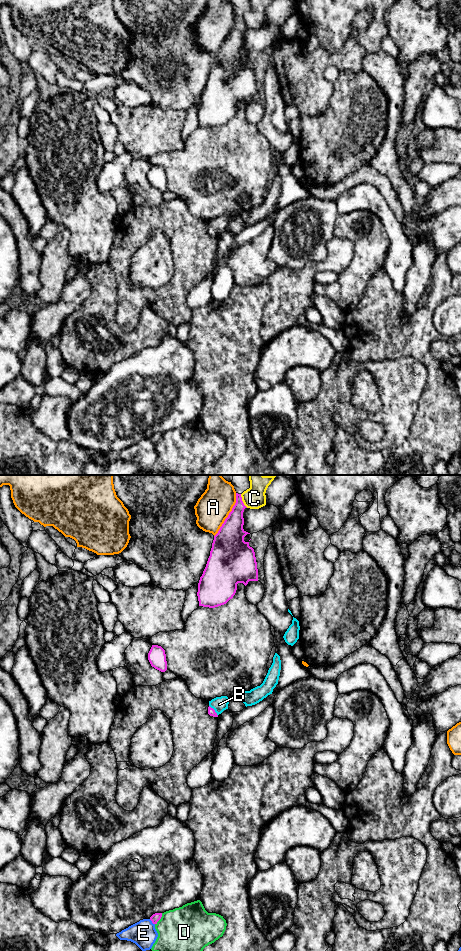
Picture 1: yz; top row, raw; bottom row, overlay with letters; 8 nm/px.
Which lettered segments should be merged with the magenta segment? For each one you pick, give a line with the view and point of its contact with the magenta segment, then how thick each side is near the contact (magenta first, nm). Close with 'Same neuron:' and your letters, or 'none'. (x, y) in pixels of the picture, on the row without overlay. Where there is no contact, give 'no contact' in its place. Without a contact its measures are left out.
B: contact yz (214, 230); calibres 60 and 120 nm
Same neuron: B

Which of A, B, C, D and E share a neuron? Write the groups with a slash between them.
A / B / C / D / E

